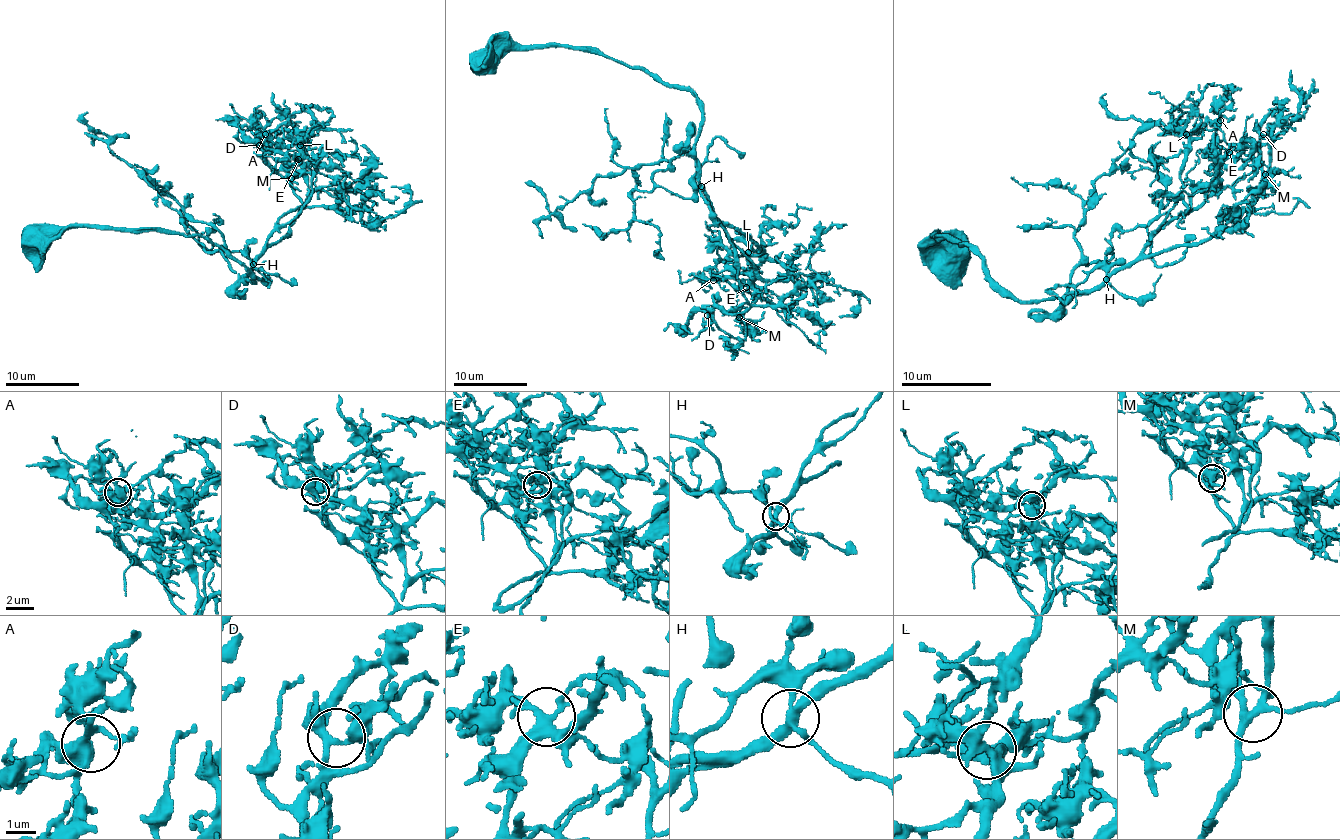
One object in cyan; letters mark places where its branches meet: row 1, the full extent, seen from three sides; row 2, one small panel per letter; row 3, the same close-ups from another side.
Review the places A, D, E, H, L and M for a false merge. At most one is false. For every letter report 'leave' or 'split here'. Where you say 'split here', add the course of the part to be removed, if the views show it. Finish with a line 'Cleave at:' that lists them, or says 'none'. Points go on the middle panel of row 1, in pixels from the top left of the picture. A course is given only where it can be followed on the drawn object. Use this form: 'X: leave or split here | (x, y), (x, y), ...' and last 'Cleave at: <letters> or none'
A: leave
D: leave
E: leave
H: leave
L: leave
M: leave
Cleave at: none

